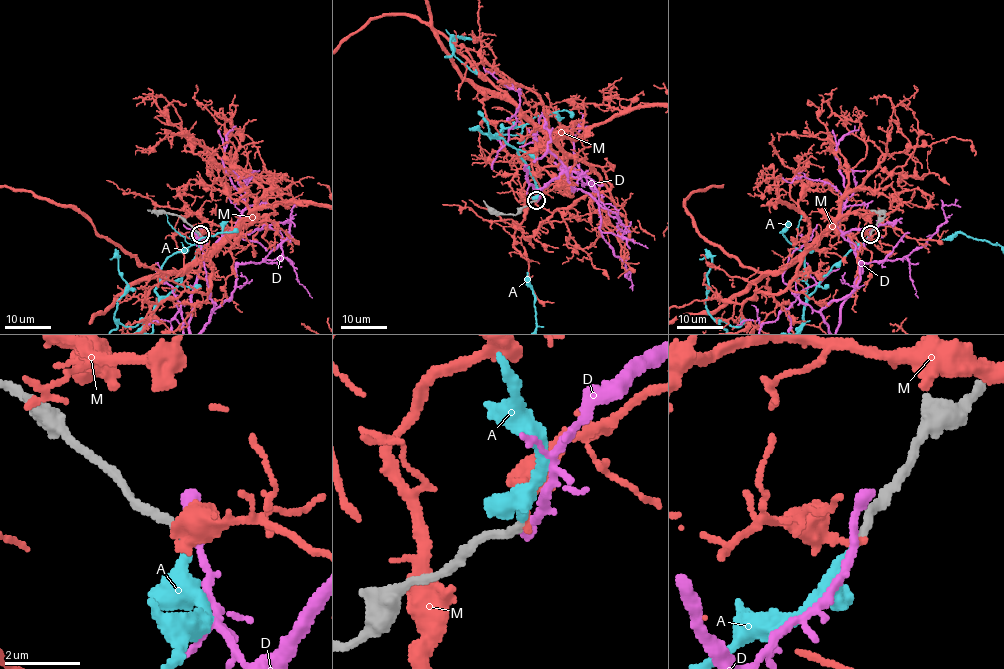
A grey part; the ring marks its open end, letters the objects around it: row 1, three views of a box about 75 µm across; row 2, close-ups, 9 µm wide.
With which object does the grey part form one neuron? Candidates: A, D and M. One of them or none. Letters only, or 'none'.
A

